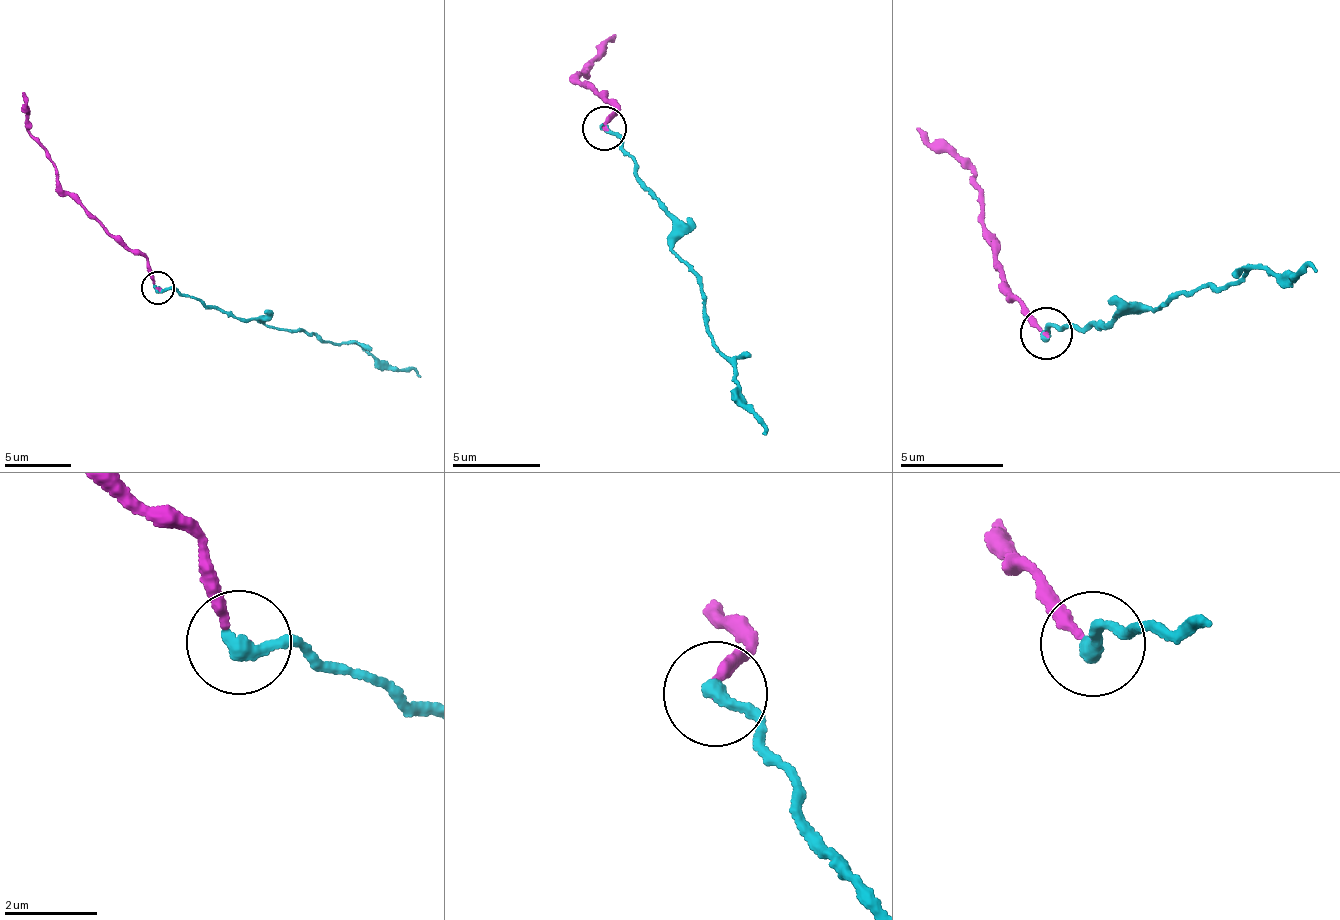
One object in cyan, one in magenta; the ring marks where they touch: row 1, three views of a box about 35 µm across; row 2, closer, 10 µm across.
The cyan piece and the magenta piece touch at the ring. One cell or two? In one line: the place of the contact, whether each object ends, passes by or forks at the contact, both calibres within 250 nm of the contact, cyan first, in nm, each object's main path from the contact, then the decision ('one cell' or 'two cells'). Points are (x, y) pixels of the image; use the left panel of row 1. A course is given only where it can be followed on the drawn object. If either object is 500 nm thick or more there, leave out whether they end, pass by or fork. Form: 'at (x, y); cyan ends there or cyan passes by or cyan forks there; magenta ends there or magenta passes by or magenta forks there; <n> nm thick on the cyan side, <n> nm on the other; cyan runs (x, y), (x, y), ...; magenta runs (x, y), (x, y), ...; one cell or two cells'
at (157, 288); cyan ends there; magenta ends there; 320 nm thick on the cyan side, 130 nm on the other; cyan runs (156, 287), (198, 301), (208, 308), (358, 345), (381, 362), (420, 377); magenta runs (156, 287), (149, 260), (104, 227), (60, 187), (49, 151), (28, 134), (25, 91); two cells

